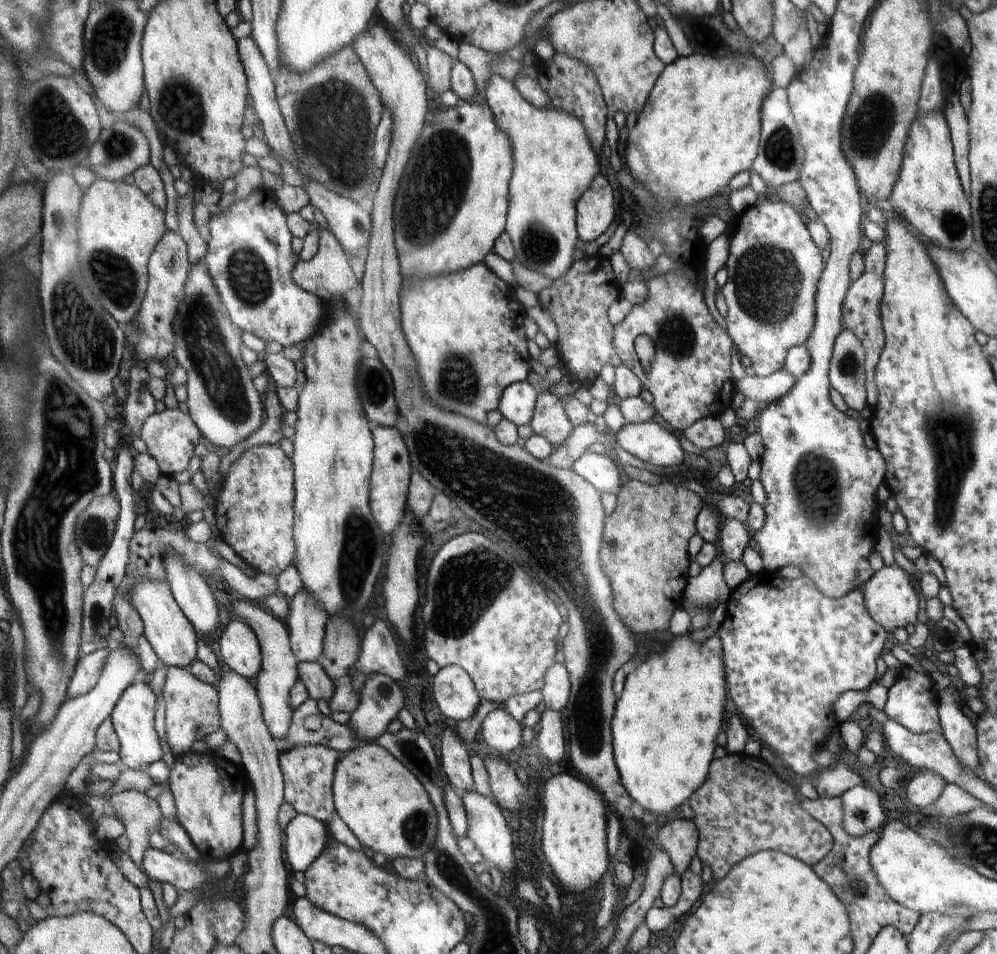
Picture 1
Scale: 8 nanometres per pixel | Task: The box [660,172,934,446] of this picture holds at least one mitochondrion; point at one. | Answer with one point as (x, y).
(768, 282)

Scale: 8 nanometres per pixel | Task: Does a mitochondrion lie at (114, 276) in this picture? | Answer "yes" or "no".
yes

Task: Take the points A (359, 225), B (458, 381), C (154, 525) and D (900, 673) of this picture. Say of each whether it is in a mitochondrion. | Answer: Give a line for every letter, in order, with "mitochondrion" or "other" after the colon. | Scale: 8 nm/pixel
A: mitochondrion
B: mitochondrion
C: other
D: other

